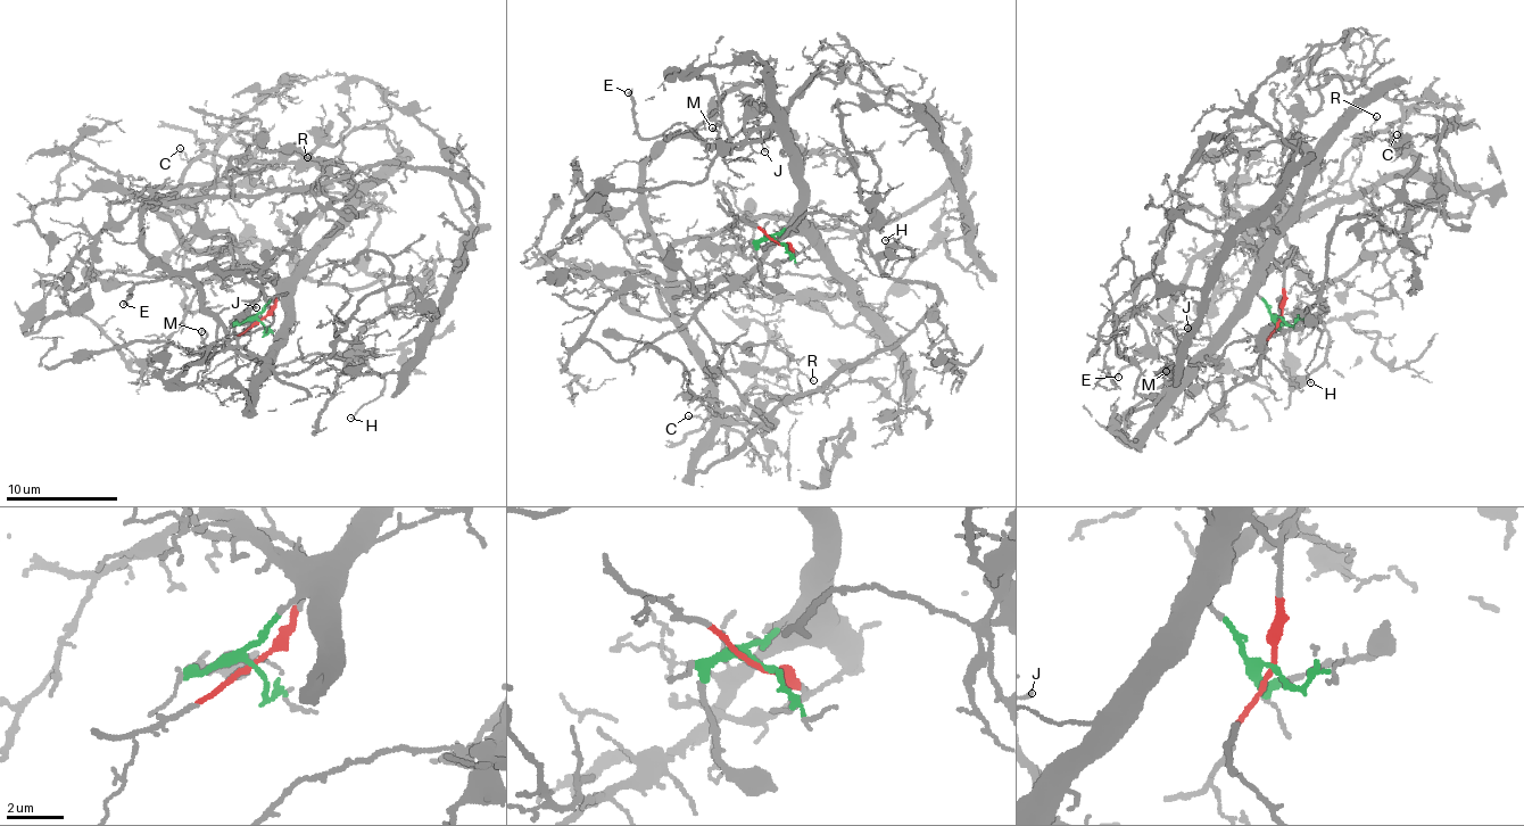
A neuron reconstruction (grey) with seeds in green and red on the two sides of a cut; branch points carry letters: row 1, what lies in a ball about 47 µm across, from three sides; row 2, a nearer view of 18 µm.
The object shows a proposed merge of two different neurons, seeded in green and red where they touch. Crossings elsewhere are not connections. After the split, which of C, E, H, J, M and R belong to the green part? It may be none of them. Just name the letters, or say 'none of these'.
J, M

